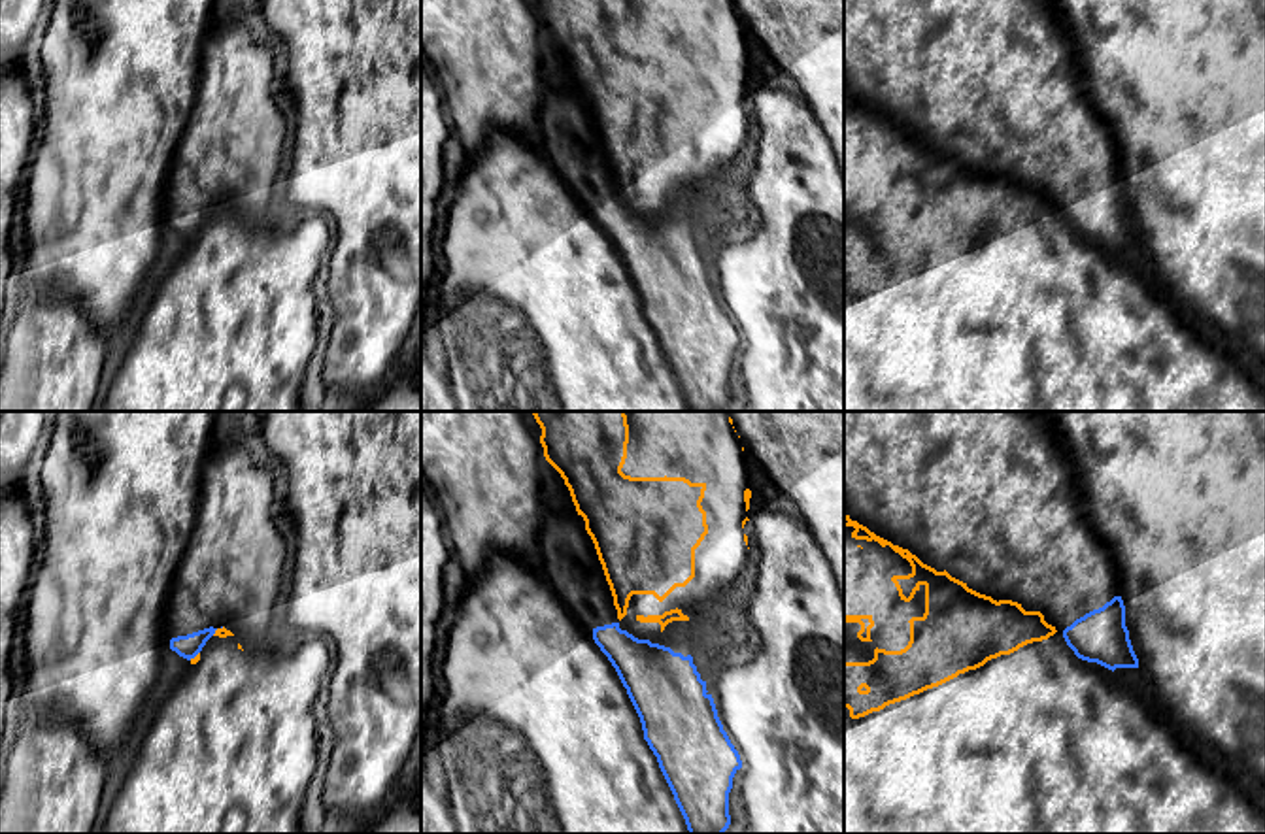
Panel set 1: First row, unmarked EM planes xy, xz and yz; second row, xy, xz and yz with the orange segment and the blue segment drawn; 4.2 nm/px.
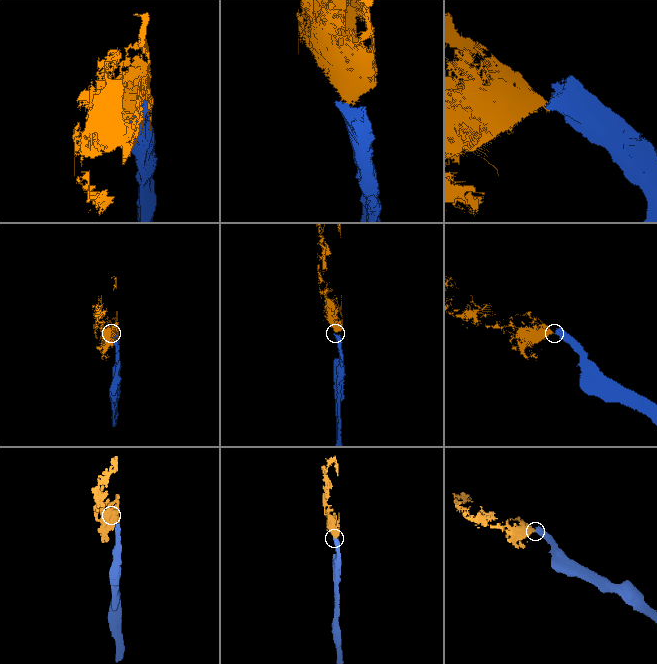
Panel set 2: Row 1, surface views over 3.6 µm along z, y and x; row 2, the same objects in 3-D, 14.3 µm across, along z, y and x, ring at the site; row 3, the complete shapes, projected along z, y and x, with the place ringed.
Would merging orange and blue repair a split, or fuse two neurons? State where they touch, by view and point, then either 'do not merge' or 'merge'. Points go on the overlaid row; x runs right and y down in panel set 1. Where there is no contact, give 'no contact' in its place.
xy (195, 657) | do not merge

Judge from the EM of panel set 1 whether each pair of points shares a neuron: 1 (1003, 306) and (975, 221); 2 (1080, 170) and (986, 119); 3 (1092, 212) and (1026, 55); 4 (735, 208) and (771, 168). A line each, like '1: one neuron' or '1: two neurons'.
1: one neuron
2: one neuron
3: one neuron
4: two neurons

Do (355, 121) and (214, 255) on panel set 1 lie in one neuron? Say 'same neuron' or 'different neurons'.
different neurons

